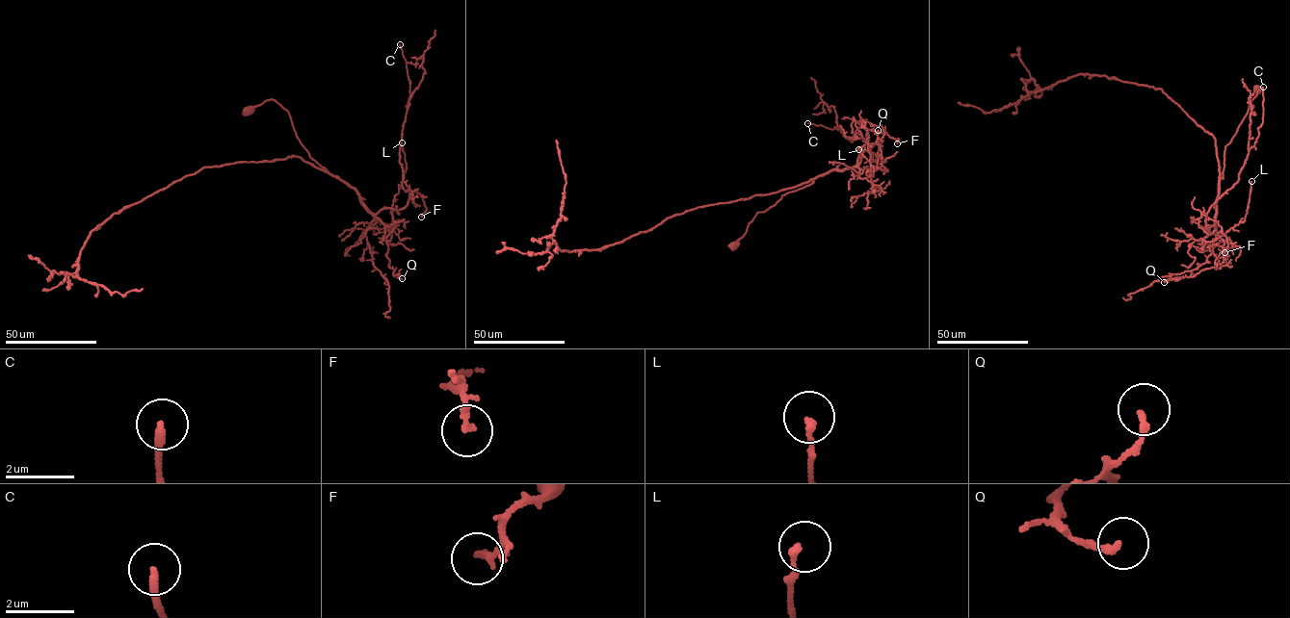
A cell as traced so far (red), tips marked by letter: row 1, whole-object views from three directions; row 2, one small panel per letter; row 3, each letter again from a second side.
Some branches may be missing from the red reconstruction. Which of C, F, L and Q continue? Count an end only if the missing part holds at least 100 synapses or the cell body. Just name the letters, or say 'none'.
none

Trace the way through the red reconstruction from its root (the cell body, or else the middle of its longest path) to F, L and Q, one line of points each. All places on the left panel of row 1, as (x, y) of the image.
F: (248, 111), (275, 100), (310, 157), (361, 204), (374, 214), (399, 210), (415, 192), (426, 208), (421, 217)
L: (248, 111), (271, 99), (280, 105), (310, 157), (355, 190), (386, 226), (406, 168), (402, 142)
Q: (248, 111), (271, 99), (286, 110), (310, 157), (387, 225), (385, 255), (402, 278)

